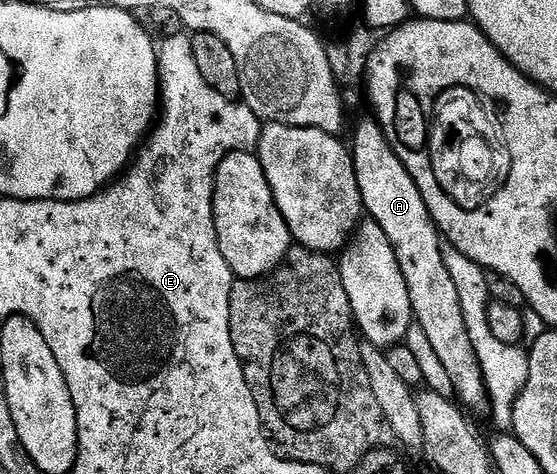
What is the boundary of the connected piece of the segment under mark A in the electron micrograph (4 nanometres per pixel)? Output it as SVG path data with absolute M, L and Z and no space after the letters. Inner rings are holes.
M376 120L357 123L356 134L350 140L350 152L358 179L358 191L362 191L365 214L376 221L382 231L386 231L386 239L390 239L394 247L398 267L402 267L402 275L410 291L410 307L415 324L426 331L426 339L430 339L434 355L438 355L438 360L442 362L459 404L469 414L487 414L490 398L488 383L484 380L484 367L462 315L458 287L454 287L454 279L450 279L450 271L446 271L446 263L442 259L442 234L432 221L422 199L422 191L418 191L410 171L406 171L402 159L398 159L394 147L390 147Z

